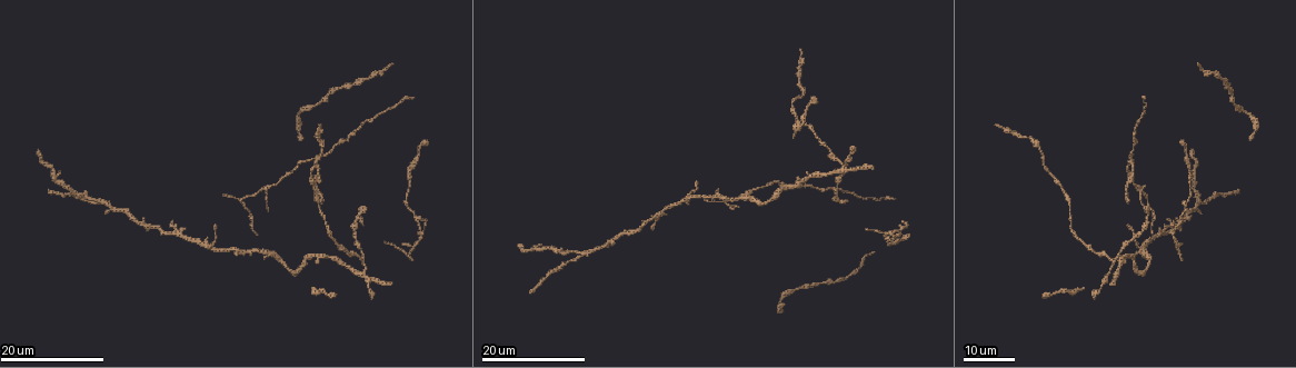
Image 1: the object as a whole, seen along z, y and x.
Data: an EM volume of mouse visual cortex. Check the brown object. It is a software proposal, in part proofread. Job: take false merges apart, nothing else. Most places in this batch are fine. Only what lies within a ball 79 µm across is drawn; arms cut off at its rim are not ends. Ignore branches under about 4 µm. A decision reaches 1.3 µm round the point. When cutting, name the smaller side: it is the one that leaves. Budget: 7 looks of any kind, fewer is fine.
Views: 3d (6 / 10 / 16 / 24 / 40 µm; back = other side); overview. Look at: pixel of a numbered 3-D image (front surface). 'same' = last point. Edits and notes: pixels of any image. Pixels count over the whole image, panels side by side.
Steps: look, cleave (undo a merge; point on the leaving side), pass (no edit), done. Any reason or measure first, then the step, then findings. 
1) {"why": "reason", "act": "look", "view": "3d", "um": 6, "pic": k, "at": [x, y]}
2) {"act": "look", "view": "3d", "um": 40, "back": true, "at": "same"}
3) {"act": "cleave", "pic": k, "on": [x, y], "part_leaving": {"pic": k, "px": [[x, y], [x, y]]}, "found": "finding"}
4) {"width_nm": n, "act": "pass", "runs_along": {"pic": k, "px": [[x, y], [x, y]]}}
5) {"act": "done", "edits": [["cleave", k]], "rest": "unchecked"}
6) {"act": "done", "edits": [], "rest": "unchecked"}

{"why": "three arms meet", "act": "look", "view": "3d", "um": 24, "pic": 1, "at": [1114, 260]}

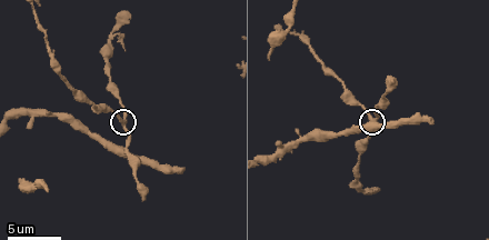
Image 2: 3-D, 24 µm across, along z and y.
{"why": "closer look", "act": "look", "view": "3d", "um": 6, "pic": 2, "at": [369, 119]}

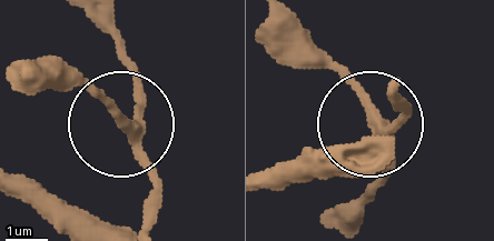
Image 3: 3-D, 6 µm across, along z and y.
{"width_nm": 240, "act": "pass", "runs_along": {"pic": 3, "px": [[142, 224], [152, 182], [146, 161], [125, 122], [61, 59]]}, "found": "one neuron here"}

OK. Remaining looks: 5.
{"act": "look", "view": "3d", "um": 24, "pic": 1, "at": [582, 252]}

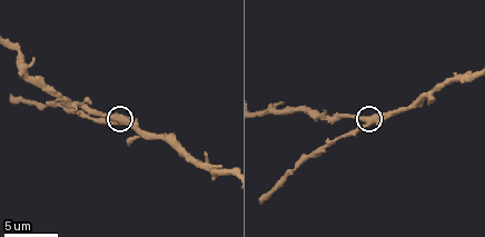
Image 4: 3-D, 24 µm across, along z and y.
{"why": "closer look", "act": "look", "view": "3d", "um": 10, "pic": 4, "at": [366, 120]}

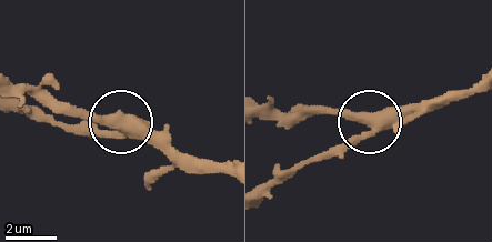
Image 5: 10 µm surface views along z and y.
{"act": "look", "view": "3d", "um": 6, "pic": 5, "at": [371, 122]}

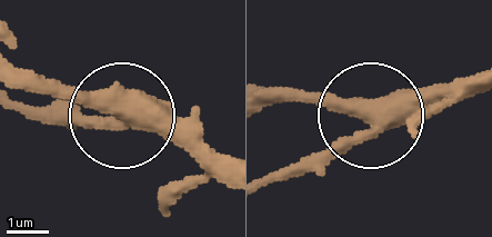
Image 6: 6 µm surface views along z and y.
{"side_arm_um": 14, "act": "pass", "runs_along": {"pic": 6, "px": [[474, 75], [379, 106], [298, 174]]}, "found": "continuous, no second neuron"}

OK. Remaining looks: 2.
{"why": "a fork", "act": "look", "view": "3d", "um": 16, "pic": 1, "at": [208, 249]}

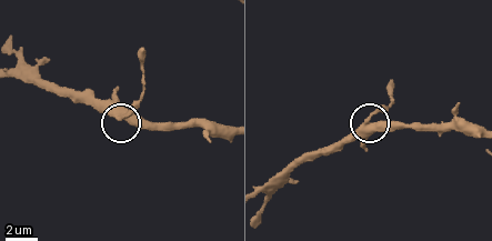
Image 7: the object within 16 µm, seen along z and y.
{"act": "look", "view": "3d", "um": 10, "pic": 7, "at": [368, 122]}

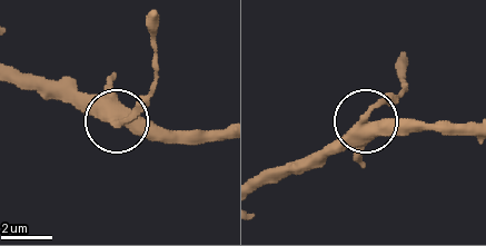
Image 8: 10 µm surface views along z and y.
{"width_nm": 340, "act": "pass", "found": "continuous, no second neuron"}

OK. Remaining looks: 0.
{"act": "done", "edits": [], "rest": "unchecked"}

